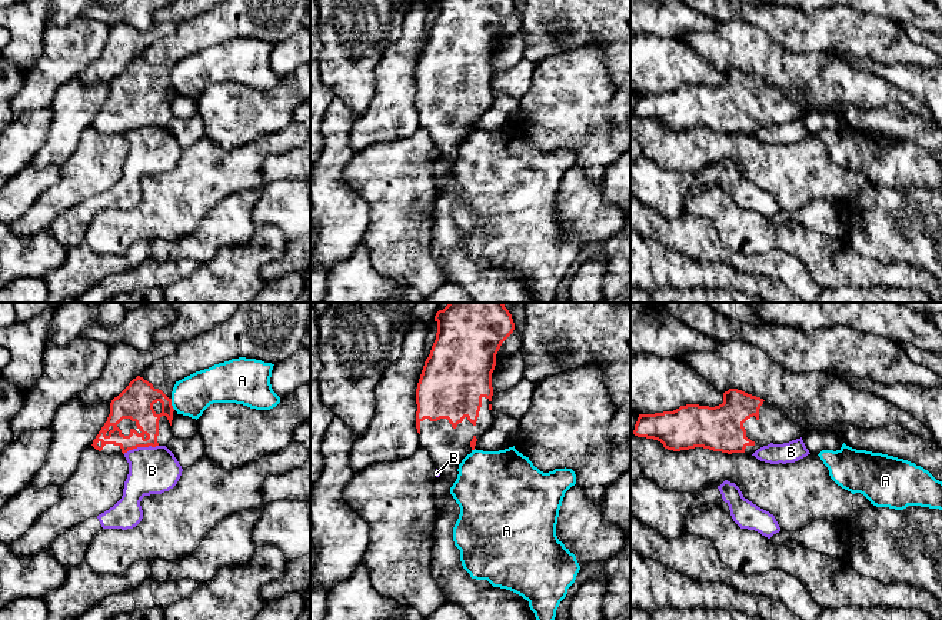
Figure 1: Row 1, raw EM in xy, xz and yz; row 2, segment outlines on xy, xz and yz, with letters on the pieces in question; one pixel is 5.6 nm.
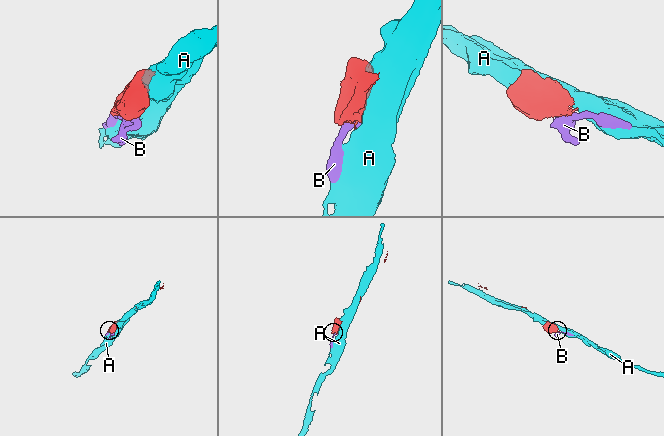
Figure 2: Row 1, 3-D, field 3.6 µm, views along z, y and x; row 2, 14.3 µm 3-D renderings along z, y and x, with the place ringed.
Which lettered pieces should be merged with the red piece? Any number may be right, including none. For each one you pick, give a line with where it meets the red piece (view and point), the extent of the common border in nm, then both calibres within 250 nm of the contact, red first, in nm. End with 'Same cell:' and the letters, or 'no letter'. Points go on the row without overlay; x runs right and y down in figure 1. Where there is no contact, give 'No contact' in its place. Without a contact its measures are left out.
Same cell: no letter

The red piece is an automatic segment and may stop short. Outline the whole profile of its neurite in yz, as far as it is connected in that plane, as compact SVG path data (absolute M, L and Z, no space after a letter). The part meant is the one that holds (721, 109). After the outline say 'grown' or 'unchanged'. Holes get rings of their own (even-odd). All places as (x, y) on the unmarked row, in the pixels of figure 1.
M738 69L725 71L723 83L715 87L686 84L673 91L639 94L633 110L635 116L658 120L668 130L680 131L703 127L728 134L753 134L763 126L789 123L806 113L809 111L796 106L785 91Z; grown

